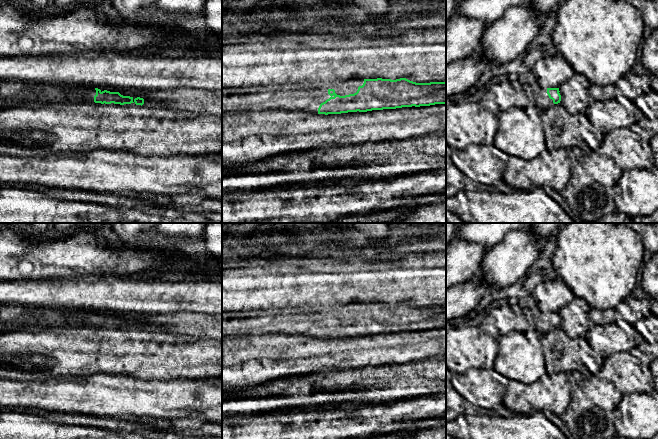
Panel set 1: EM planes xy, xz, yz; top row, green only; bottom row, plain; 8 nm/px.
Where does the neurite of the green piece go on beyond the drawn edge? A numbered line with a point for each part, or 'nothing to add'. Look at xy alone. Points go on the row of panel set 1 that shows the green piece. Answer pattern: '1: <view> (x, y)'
1: xy (85, 94)

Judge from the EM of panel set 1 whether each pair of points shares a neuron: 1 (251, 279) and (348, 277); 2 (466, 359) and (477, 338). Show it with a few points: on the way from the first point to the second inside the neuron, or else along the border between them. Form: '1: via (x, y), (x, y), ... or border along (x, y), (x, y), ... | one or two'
1: via (275, 278), (324, 279) | one
2: via (466, 354), (472, 343) | one

